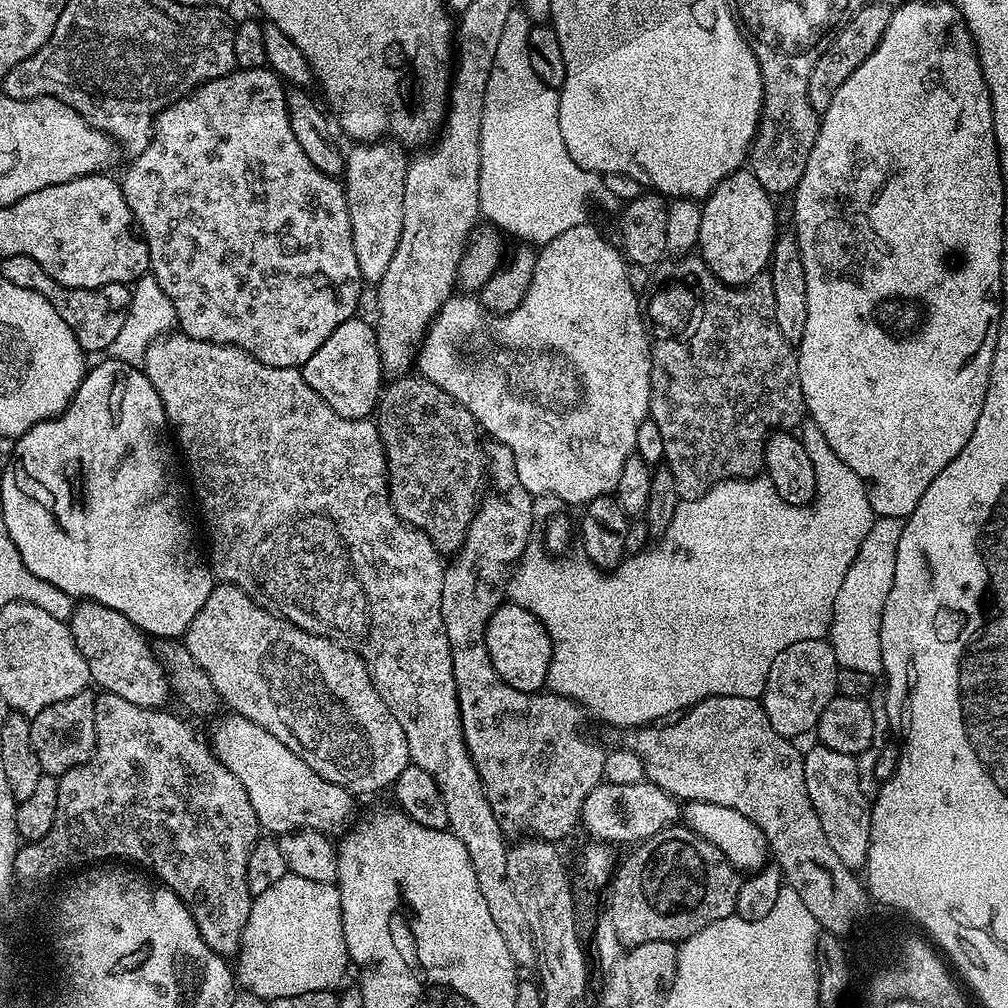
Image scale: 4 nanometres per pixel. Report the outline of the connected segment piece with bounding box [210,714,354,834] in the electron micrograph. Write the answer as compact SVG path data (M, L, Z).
M228 714L225 720L219 720L215 721L217 724L212 728L210 747L222 766L226 766L226 770L230 770L230 774L242 782L242 790L246 790L250 806L254 806L265 833L307 830L333 834L349 827L353 793L314 774L314 770L310 770L310 766L306 766L306 762L302 762L294 750L282 746L274 734L262 730L262 726L250 722L250 718Z

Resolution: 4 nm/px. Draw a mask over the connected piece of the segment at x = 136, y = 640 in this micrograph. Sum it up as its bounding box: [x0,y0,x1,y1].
[70,600,170,709]

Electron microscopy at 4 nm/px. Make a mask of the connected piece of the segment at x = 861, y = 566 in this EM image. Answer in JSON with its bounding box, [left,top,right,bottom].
[826,516,904,678]

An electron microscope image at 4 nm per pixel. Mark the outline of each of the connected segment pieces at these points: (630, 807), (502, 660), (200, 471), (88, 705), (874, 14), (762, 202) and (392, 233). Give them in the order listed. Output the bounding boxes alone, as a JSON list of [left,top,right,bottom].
[[580,782,682,846],[486,602,552,694],[142,330,536,969],[30,690,96,778],[808,2,893,114],[698,170,778,284],[342,138,410,286]]

